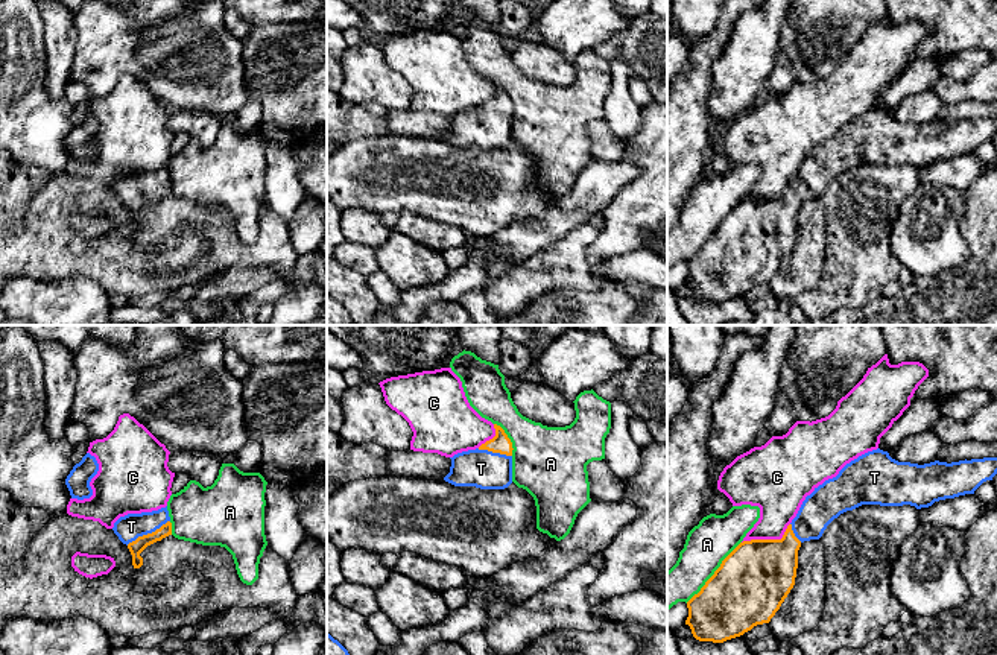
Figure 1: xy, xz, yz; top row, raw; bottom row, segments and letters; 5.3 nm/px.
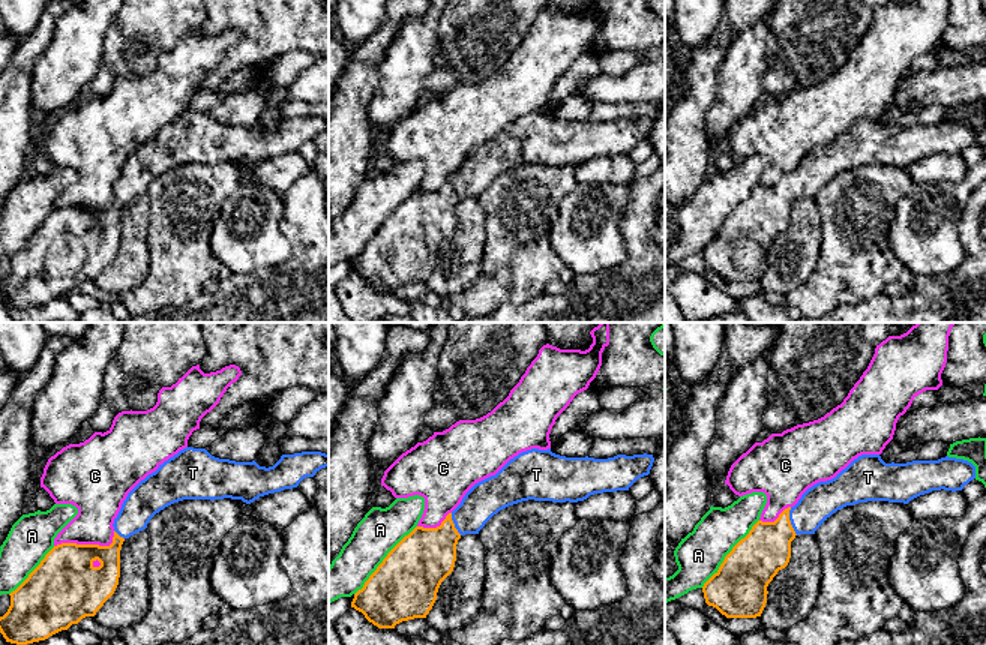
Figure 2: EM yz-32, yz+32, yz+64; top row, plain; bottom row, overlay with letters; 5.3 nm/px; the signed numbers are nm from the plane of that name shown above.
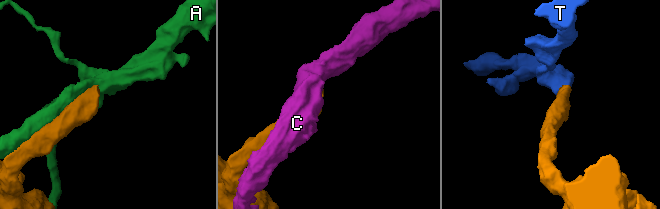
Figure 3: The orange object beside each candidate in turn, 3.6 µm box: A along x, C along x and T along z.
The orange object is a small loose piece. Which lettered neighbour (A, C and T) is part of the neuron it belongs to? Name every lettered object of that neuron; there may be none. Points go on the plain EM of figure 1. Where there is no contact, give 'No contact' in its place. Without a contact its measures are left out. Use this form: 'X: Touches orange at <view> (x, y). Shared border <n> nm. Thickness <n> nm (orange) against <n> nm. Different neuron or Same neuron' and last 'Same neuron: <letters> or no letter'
A: Touches orange at yz (715, 233). Shared border 440 nm. Thickness 380 nm (orange) against 240 nm. Different neuron
C: Touches orange at yz (768, 199). Shared border 280 nm. Thickness 380 nm (orange) against 260 nm. Different neuron
T: Touches orange at xy (148, 193). Shared border 260 nm. Thickness 80 nm (orange) against 140 nm. Same neuron
Same neuron: T

